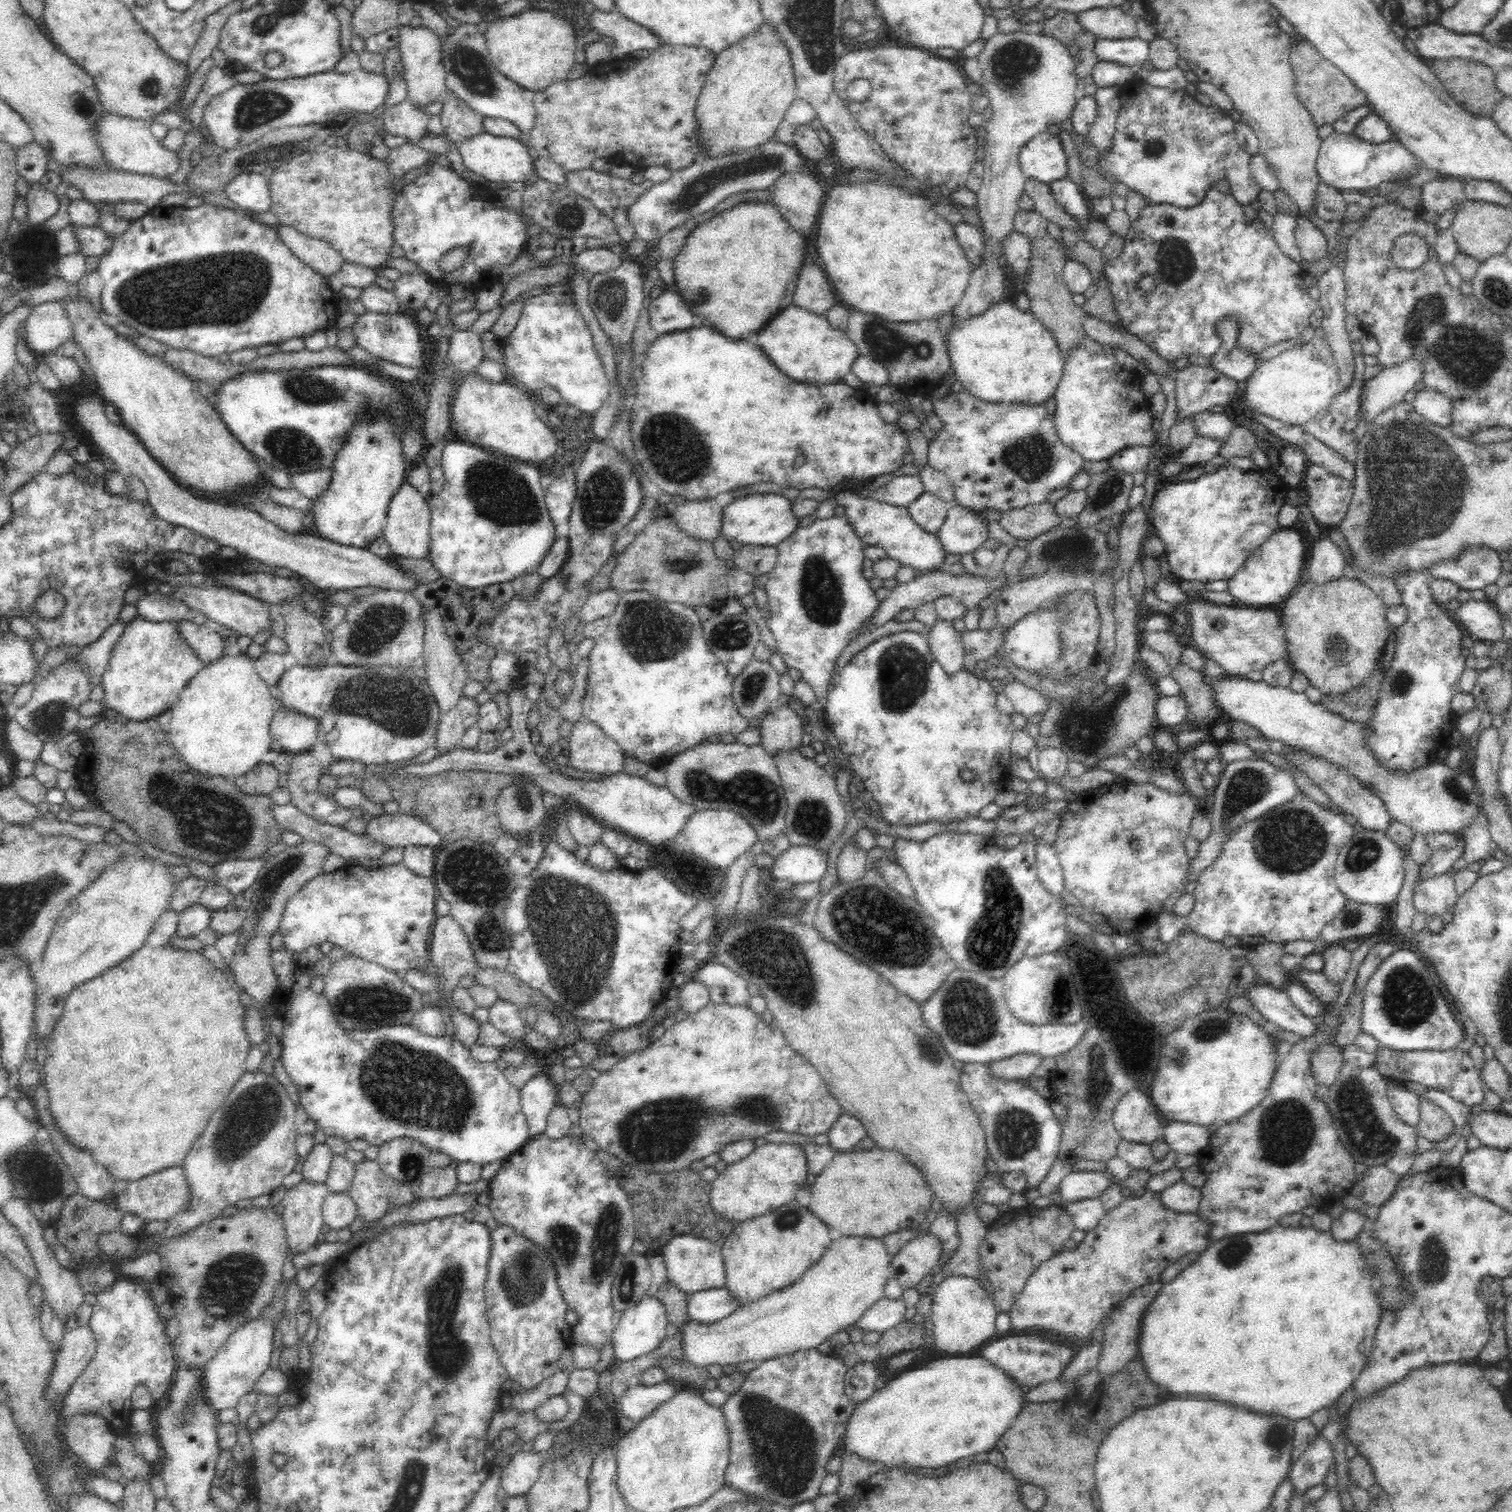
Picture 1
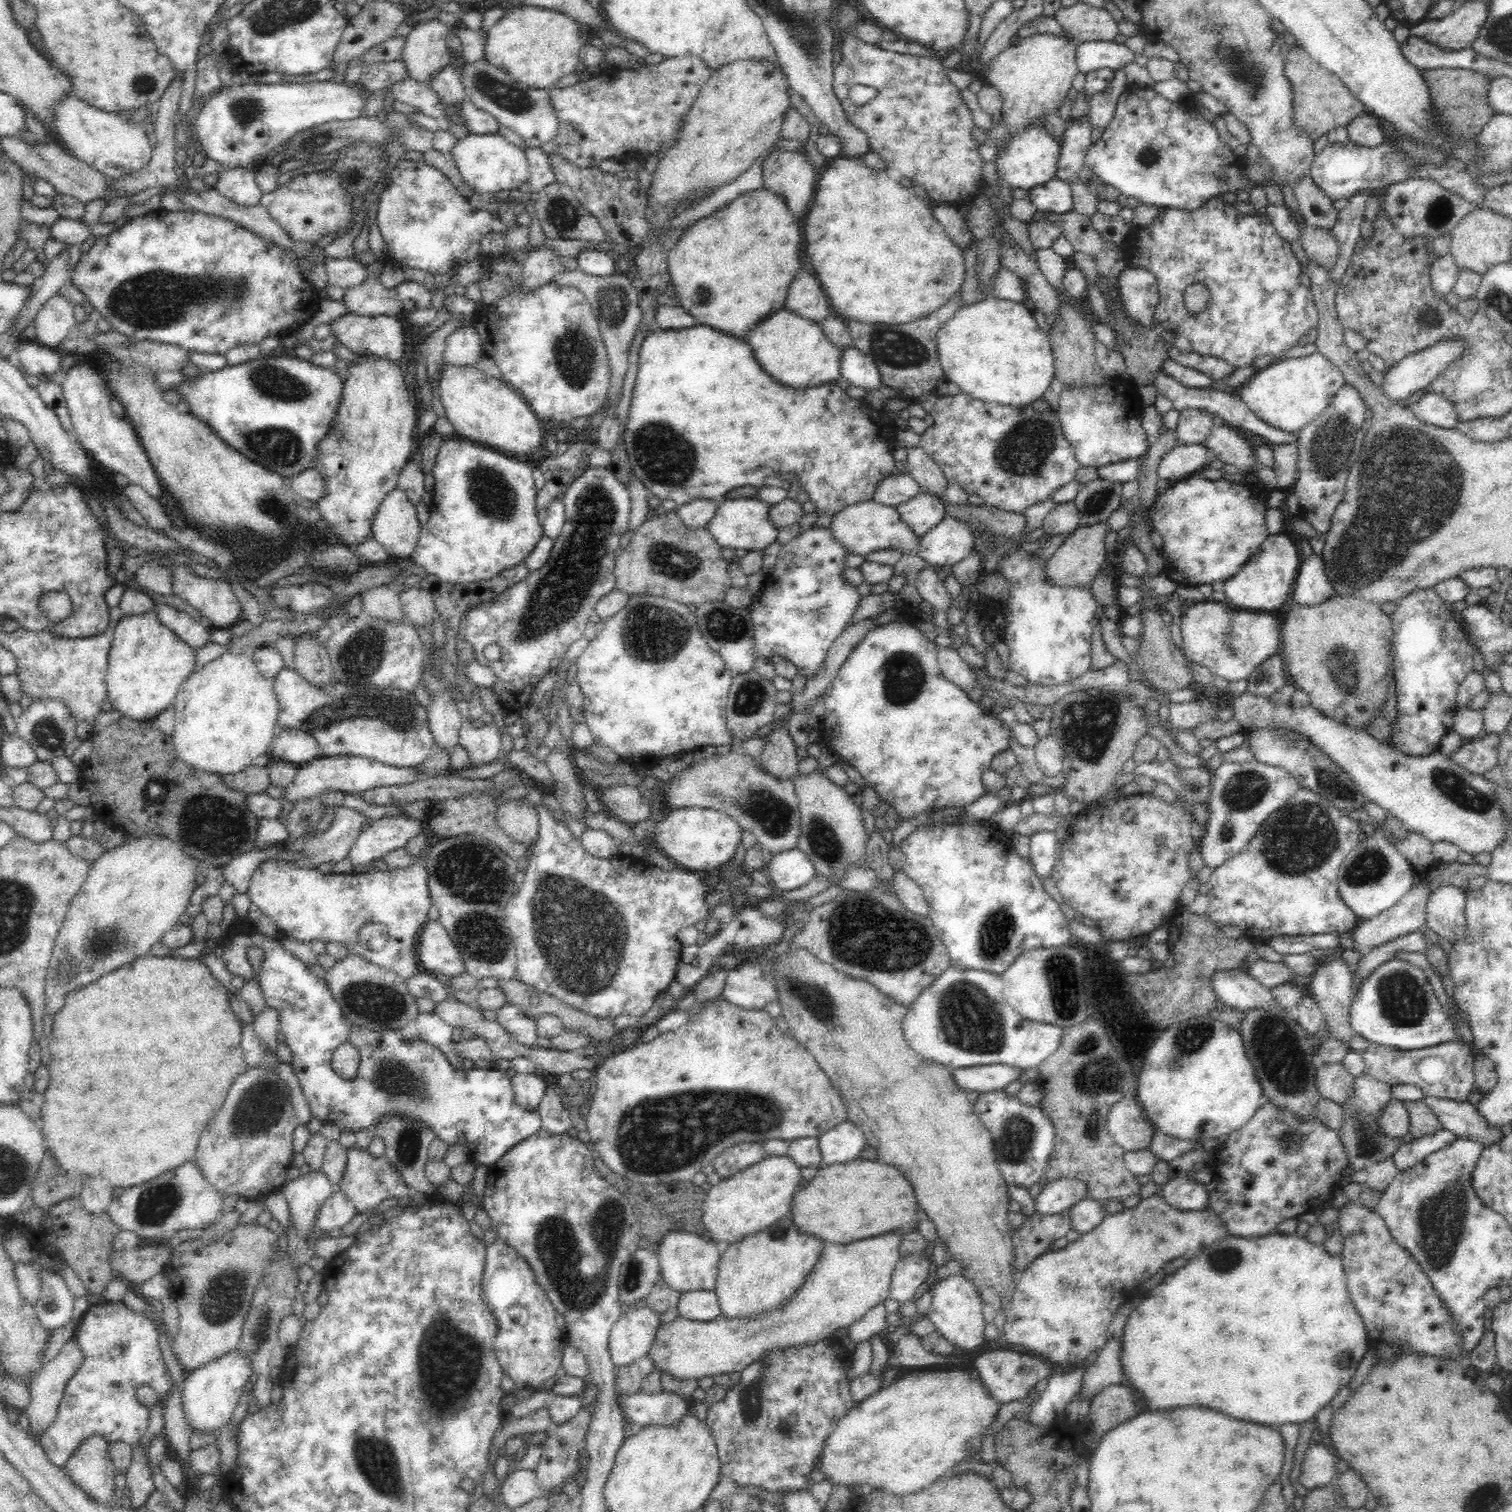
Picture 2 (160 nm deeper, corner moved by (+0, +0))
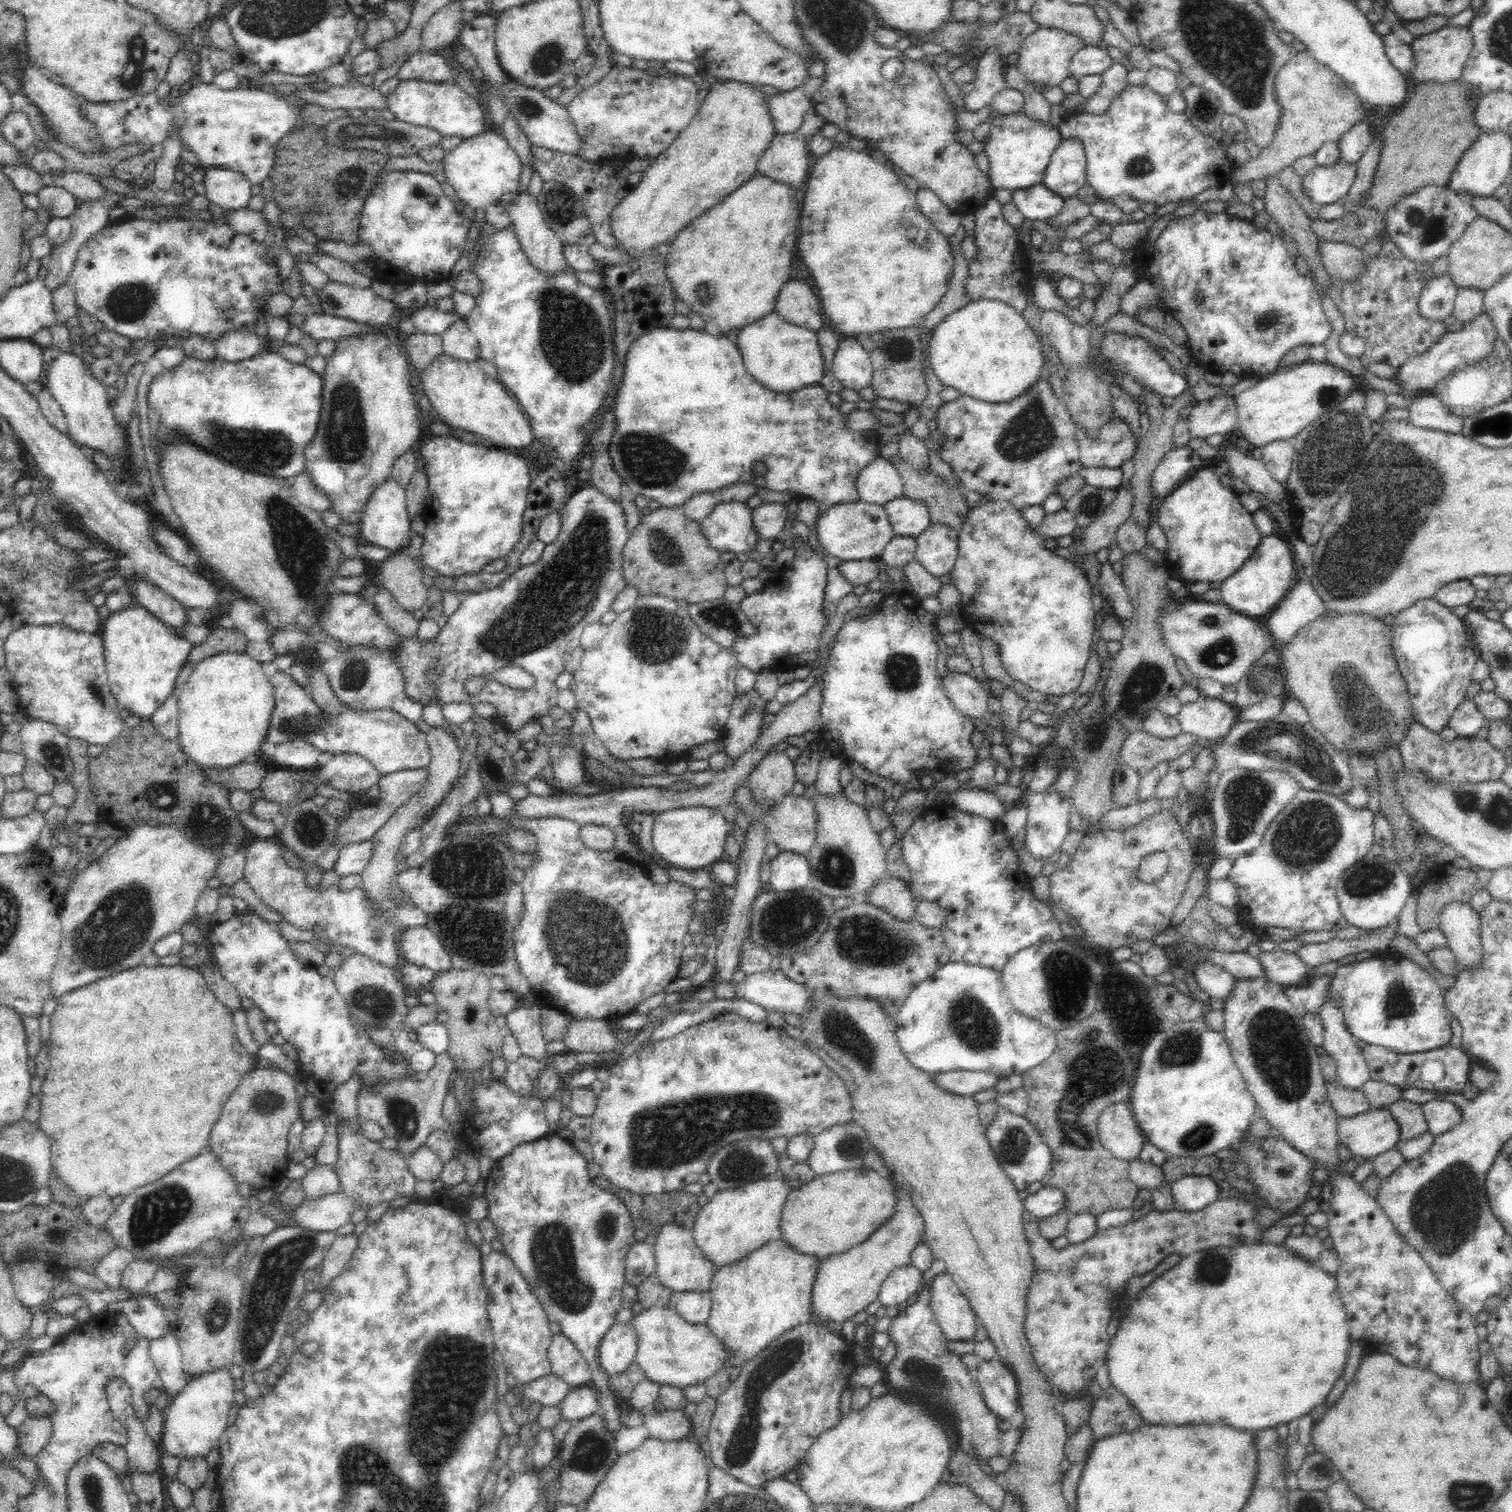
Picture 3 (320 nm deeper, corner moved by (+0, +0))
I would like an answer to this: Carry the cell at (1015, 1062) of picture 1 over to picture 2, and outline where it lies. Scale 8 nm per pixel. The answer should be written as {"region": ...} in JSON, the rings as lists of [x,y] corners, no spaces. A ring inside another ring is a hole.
{"region":[[[1004,1064],[977,1065],[976,1067],[956,1068],[952,1077],[960,1090],[972,1097],[979,1093],[1000,1090],[1018,1079],[1022,1070]]]}

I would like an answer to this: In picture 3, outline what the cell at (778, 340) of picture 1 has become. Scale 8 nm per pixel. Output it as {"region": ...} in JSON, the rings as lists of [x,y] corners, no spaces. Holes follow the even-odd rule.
{"region":[[[772,311],[743,326],[733,336],[748,374],[776,392],[792,392],[814,385],[824,376],[824,359],[818,346],[817,331],[788,323]]]}

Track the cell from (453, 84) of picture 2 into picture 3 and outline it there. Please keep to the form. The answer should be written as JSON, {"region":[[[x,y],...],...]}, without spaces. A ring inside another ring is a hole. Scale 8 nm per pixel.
{"region":[[[416,52],[409,56],[396,73],[400,81],[417,79],[436,83],[455,82],[451,66],[440,53]]]}

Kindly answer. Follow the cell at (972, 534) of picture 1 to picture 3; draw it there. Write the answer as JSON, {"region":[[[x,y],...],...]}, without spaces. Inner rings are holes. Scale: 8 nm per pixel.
{"region":[[[931,525],[916,537],[917,561],[931,576],[946,580],[953,570],[958,553],[958,530]]]}

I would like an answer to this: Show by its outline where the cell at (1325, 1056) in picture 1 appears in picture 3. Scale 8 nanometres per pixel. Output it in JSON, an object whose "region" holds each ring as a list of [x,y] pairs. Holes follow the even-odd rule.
{"region":[[[1336,1080],[1326,1082],[1330,1102],[1336,1115],[1340,1118],[1349,1118],[1362,1115],[1372,1110],[1370,1101],[1362,1090],[1350,1090],[1336,1085]]]}

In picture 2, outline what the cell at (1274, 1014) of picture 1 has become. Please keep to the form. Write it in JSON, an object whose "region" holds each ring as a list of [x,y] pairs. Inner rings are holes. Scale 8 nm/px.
{"region":[[[1241,968],[1216,970],[1211,979],[1211,986],[1222,1003],[1242,1013],[1275,1004],[1270,989],[1262,987]]]}

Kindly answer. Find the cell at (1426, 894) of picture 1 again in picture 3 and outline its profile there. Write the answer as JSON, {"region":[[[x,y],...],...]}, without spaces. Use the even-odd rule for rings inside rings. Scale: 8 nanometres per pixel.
{"region":[[[1470,903],[1446,904],[1439,929],[1445,932],[1449,948],[1463,970],[1473,971],[1481,965],[1481,922]]]}

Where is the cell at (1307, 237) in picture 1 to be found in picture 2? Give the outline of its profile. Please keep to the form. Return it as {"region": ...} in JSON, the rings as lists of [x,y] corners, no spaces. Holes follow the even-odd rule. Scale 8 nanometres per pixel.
{"region":[[[1306,225],[1301,230],[1299,241],[1304,247],[1305,253],[1307,254],[1309,260],[1315,260],[1320,266],[1323,266],[1328,270],[1336,264],[1339,255],[1339,246],[1336,237],[1331,233],[1331,230]]]}

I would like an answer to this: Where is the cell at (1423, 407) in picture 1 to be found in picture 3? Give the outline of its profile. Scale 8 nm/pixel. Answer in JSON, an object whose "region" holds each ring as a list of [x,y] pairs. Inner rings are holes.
{"region":[[[1433,393],[1423,394],[1408,404],[1408,423],[1425,429],[1458,434],[1463,429],[1461,416],[1454,414]]]}

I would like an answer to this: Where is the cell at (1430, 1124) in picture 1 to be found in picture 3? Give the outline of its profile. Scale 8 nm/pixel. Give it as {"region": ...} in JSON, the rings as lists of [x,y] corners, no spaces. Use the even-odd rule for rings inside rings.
{"region":[[[1400,1099],[1388,1106],[1387,1110],[1400,1126],[1400,1141],[1412,1140],[1427,1131],[1427,1123],[1421,1105]]]}

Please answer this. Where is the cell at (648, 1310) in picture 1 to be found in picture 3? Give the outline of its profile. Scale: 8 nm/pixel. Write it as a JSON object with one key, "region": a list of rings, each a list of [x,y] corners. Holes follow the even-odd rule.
{"region":[[[614,1323],[596,1346],[598,1367],[606,1375],[624,1372],[636,1354],[636,1333],[630,1323]]]}

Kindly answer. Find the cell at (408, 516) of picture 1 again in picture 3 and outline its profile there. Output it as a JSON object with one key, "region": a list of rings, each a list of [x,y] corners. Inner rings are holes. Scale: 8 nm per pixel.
{"region":[[[387,477],[384,484],[380,484],[370,494],[371,496],[361,515],[361,533],[359,536],[361,541],[379,548],[388,548],[391,552],[408,547],[411,540],[411,522],[409,522],[408,512],[406,511],[404,487],[391,477]]]}

